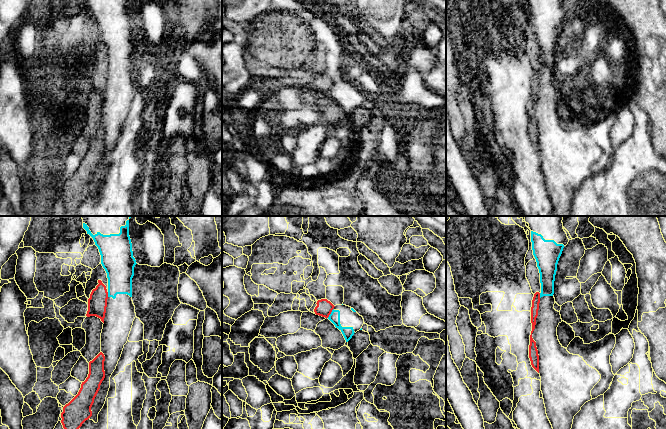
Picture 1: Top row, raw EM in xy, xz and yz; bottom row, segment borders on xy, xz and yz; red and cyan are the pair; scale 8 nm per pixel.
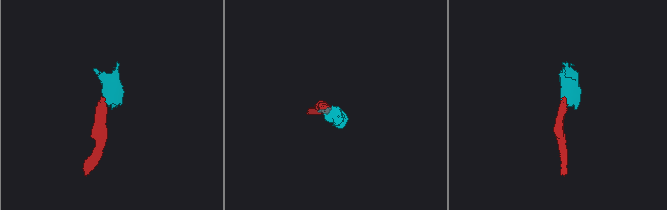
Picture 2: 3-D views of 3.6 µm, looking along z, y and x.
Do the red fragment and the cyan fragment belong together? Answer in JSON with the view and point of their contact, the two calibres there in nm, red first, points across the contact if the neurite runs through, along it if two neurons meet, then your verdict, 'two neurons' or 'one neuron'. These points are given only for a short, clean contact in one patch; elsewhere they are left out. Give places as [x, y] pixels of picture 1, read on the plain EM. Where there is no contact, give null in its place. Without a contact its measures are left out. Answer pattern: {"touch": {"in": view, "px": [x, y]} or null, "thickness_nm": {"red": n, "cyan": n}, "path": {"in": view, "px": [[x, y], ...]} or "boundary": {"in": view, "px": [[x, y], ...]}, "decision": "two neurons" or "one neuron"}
{"touch": {"in": "xz", "px": [330, 89]}, "thickness_nm": {"red": 130, "cyan": 90}, "boundary": {"in": "xz", "px": [[333, 84], [327, 93]]}, "decision": "two neurons"}

